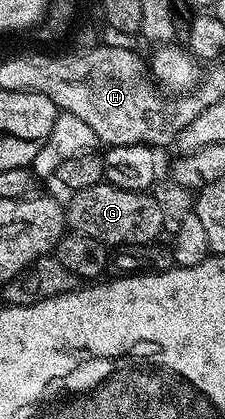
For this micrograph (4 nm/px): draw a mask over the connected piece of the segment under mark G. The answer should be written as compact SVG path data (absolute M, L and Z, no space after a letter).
M107 182L91 185L91 189L74 191L64 204L65 221L70 232L95 237L109 249L145 249L163 235L163 213L159 201L149 191L119 189Z

